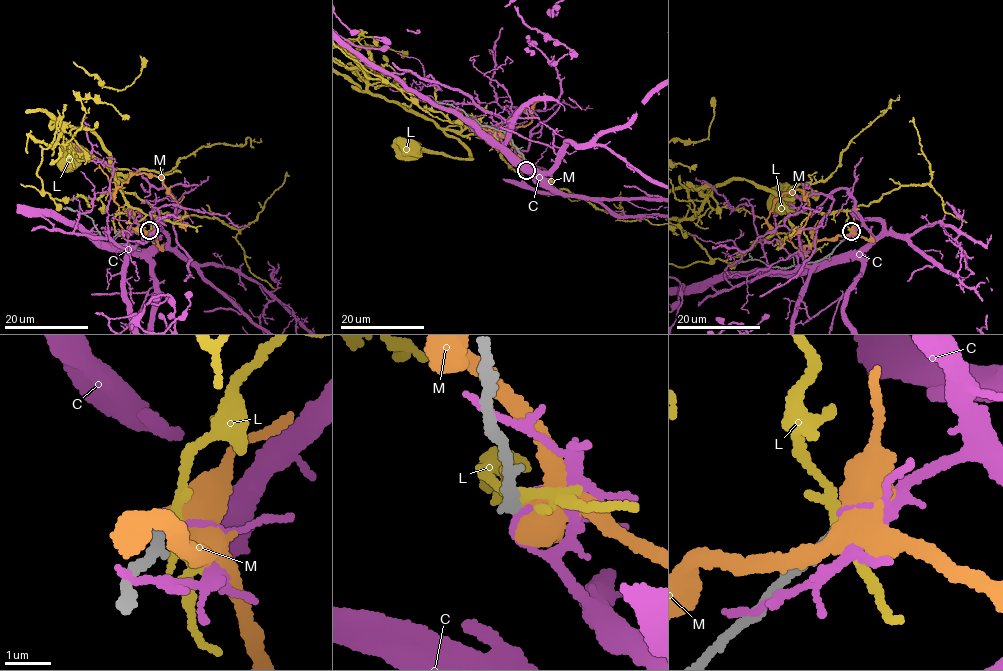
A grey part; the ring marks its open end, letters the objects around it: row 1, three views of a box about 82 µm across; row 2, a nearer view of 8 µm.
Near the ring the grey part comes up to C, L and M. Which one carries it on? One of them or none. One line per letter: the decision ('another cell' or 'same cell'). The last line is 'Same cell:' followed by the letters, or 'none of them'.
C: another cell
L: another cell
M: another cell
Same cell: none of them

